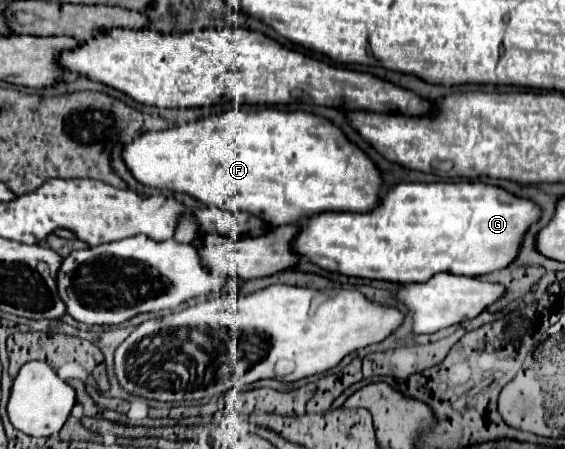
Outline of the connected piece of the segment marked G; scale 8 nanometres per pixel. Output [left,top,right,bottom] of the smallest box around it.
[293,183,541,283]

